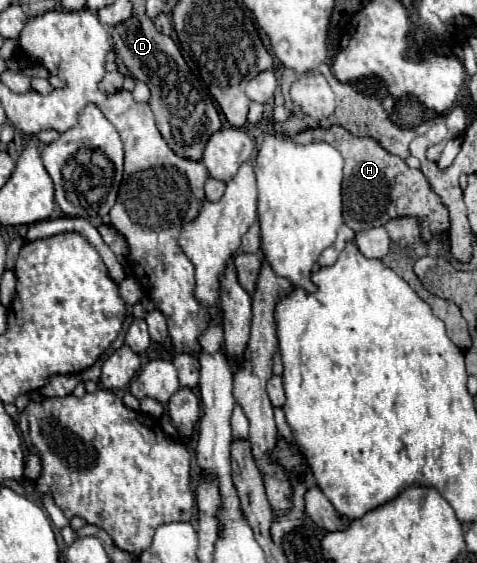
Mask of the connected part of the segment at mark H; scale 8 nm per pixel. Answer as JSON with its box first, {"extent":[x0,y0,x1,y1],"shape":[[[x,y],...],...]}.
{"extent":[293,125,449,243],"shape":[[[333,125],[329,129],[307,129],[293,137],[295,143],[325,141],[341,153],[345,159],[343,175],[343,219],[353,231],[365,231],[379,227],[395,217],[415,217],[421,223],[421,239],[427,243],[441,233],[449,233],[449,213],[441,197],[431,189],[429,181],[419,169],[405,165],[401,157],[389,155],[375,139],[355,137],[347,129]]]}

